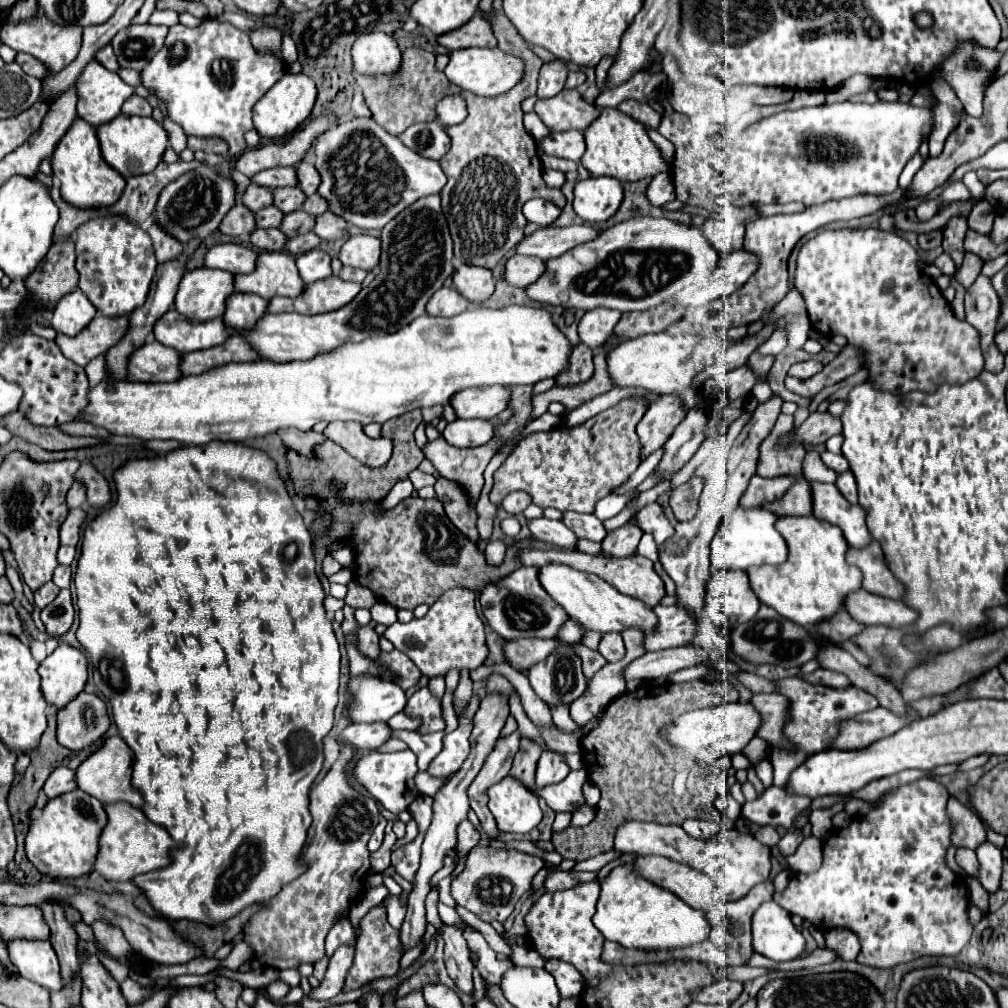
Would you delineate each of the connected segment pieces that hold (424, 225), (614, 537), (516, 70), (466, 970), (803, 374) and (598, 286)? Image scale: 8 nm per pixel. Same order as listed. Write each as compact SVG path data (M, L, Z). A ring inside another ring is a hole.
M430 195L414 201L400 217L382 229L380 239L380 273L354 297L354 301L326 315L268 313L250 333L244 333L252 347L270 361L306 361L320 353L330 353L352 339L364 339L372 335L372 331L398 331L424 315L432 293L436 293L436 289L454 273L452 237L440 209L440 197Z
M630 523L614 529L614 531L606 537L608 555L610 555L612 559L624 559L624 557L636 555L640 537L642 537L642 531L640 531L636 525L630 525ZM630 531L632 531L632 535L630 535Z
M460 49L460 51L450 51L450 63L446 67L446 77L460 85L462 89L468 89L476 95L482 97L498 97L512 89L512 85L520 83L524 77L524 61L520 57L508 55L500 49Z
M444 925L442 939L444 939L444 961L448 975L452 977L452 981L460 991L472 993L472 959L466 941L462 937L462 931Z
M802 361L802 363L796 363L796 365L790 367L790 375L800 377L800 379L808 379L808 377L820 373L822 367L824 367L824 365L818 363L818 361Z
M634 217L602 231L596 241L578 245L556 259L548 259L544 275L536 283L532 283L526 289L526 293L530 299L540 303L562 305L560 293L564 291L586 293L584 289L588 281L588 287L592 287L592 291L588 289L588 307L586 307L588 311L594 307L608 307L622 313L646 311L668 301L676 291L690 285L696 277L710 275L720 263L720 259L722 259L720 251L716 251L706 241L702 229L698 227L690 227L666 217ZM640 253L646 253L646 297L636 299L624 289L624 277L626 277L624 261L628 255L640 255Z

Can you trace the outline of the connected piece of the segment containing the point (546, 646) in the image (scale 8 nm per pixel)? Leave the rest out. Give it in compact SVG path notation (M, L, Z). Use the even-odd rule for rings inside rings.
M536 637L512 639L504 643L504 657L514 671L526 675L530 667L544 661L544 657L548 657L548 653L552 653L560 645L568 645L568 643L558 639L536 639Z

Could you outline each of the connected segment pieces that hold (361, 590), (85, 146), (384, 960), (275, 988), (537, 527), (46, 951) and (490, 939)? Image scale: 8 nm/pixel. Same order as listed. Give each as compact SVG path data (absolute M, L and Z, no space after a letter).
M350 581L348 583L348 593L344 597L344 603L348 603L354 609L358 609L358 607L370 609L376 603L376 595L368 587L360 585L358 581Z
M76 119L72 123L72 127L68 129L68 133L60 139L52 159L52 171L54 177L60 179L60 195L62 199L78 209L104 209L114 205L124 187L126 181L124 177L120 177L120 173L116 173L112 167L108 167L108 163L100 157L100 147L96 141L96 133L94 127L90 127L86 121Z
M376 905L374 909L370 909L362 917L360 927L362 927L362 935L360 935L360 941L358 941L356 961L354 961L352 969L348 971L348 977L346 977L346 983L344 983L342 991L354 991L354 989L360 989L362 985L366 985L366 983L370 983L374 979L392 977L400 969L400 957L404 953L402 945L400 945L402 943L400 941L400 931L390 927L390 923L386 921L384 905Z
M274 981L274 983L270 983L270 985L266 987L266 991L268 991L268 995L270 995L272 999L282 999L284 995L288 995L290 987L288 987L284 981Z
M542 517L542 519L528 521L528 527L532 531L532 537L536 537L540 541L546 541L550 545L556 545L556 547L568 549L568 551L578 549L576 533L572 533L562 521L550 521L550 519Z
M14 939L6 941L6 949L10 961L24 979L50 991L60 991L64 987L64 981L60 981L58 957L48 939Z
M456 905L456 913L460 915L462 921L466 921L470 927L474 927L476 931L481 932L490 947L492 947L497 954L505 954L512 958L511 948L499 936L490 923L482 921L482 919L476 917L474 913L468 913L468 909L462 909L462 907L458 907L458 905Z

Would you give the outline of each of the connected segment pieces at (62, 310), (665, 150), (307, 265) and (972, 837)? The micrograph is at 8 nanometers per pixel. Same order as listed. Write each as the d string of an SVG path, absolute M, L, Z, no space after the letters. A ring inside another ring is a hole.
M76 289L56 303L50 325L56 329L56 333L76 337L94 319L94 315L96 309L92 309L92 303Z
M647 129L646 130L649 137L654 141L656 146L660 149L665 161L669 163L671 160L671 156L673 156L674 153L674 146L673 144L668 141L665 137L660 135L660 133L657 130L653 129Z
M318 249L296 257L296 265L300 269L300 277L306 283L314 283L314 281L320 281L320 279L326 279L332 275L330 255L324 251L318 251Z
M956 797L948 801L948 819L950 819L950 841L954 847L968 847L978 849L986 841L986 827L982 825L980 817L974 815L964 803Z

